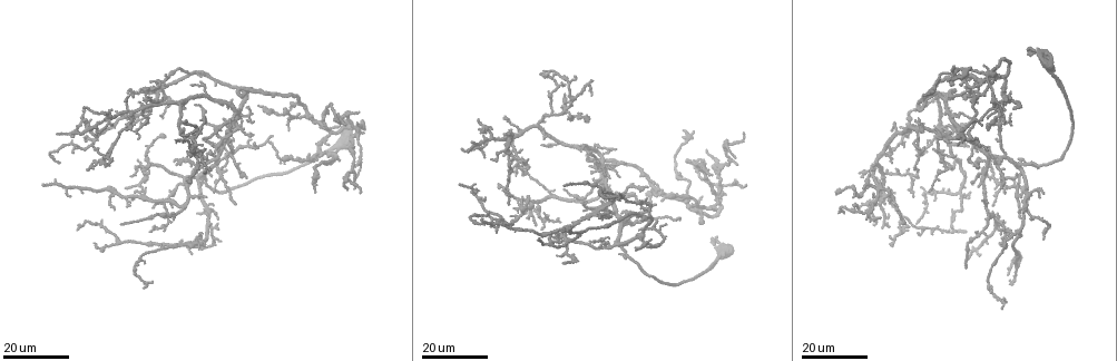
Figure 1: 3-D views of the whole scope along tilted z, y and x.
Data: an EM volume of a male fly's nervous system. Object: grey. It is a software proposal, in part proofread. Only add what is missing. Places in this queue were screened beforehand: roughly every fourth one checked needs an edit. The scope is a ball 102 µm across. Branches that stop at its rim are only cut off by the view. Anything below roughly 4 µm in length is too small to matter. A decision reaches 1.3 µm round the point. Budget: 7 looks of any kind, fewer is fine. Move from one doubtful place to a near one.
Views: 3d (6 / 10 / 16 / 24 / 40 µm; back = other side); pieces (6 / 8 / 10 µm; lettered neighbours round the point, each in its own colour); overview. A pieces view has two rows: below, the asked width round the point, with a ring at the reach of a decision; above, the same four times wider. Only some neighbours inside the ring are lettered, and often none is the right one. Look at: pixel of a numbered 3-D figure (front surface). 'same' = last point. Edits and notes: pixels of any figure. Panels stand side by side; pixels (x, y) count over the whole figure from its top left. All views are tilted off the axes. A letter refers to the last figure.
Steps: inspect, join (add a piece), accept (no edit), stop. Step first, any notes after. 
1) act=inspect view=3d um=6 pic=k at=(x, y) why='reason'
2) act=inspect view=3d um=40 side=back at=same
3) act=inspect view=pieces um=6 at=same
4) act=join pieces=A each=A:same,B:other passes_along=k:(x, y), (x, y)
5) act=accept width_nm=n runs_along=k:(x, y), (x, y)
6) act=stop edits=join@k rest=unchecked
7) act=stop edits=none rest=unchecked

act=inspect view=3d um=24 pic=1 at=(527, 220) why='an open end'

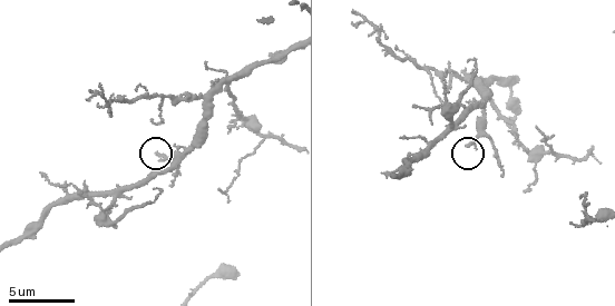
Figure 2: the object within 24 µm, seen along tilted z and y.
act=inspect view=pieces um=6 pic=2 at=(474, 148) why='see the neighbours'

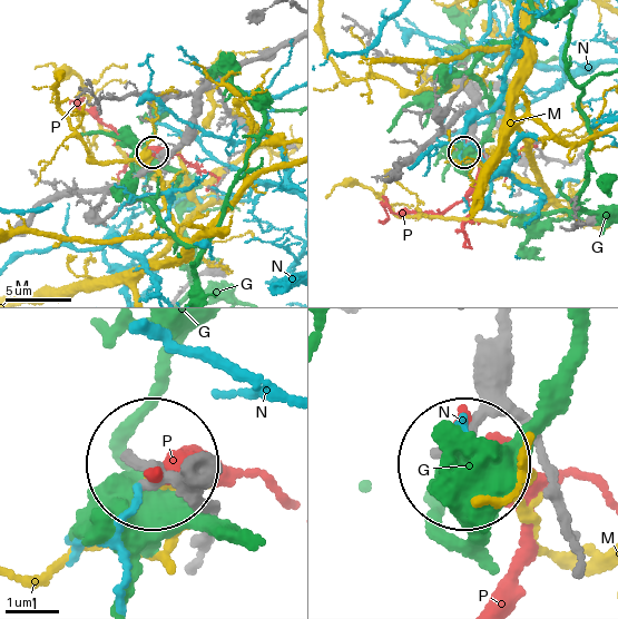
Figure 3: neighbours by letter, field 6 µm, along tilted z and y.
act=accept each=G:other,M:other,N:other,P:other found='none of them fits'

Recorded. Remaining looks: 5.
act=inspect view=3d um=16 pic=1 at=(122, 224) why='end of a long branch'

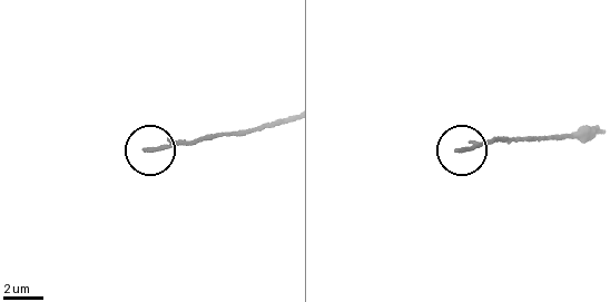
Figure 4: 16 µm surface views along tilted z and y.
act=inspect view=pieces um=10 pic=4 at=(148, 148)

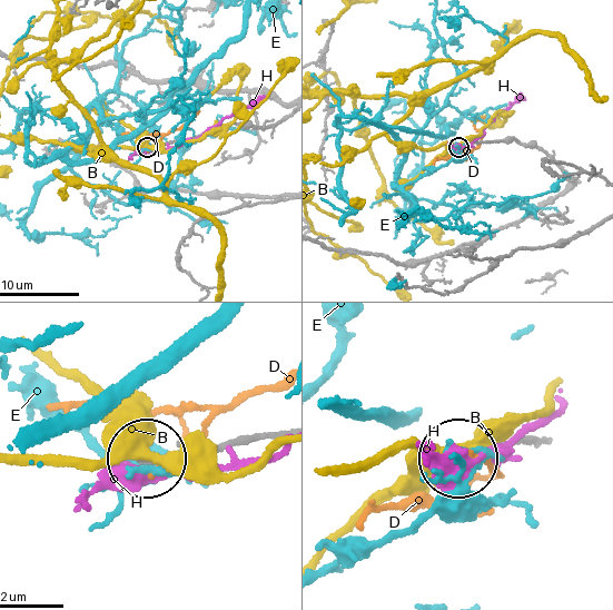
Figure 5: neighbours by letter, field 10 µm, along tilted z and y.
act=accept each=B:other,D:other,E:other,H:other runs_along=5:(278, 433), (149, 459) found='no lettered piece goes on from it'

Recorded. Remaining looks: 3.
act=inspect view=3d um=16 pic=1 at=(986, 118) why='an open end'

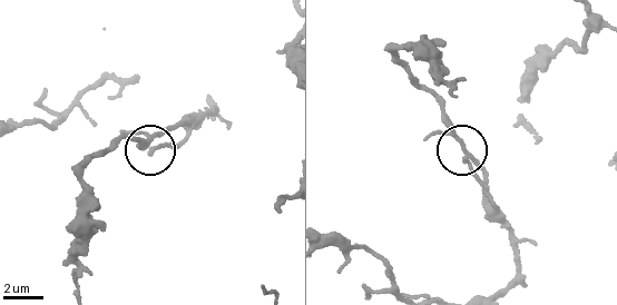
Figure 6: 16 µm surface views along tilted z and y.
act=inspect view=3d um=10 pic=6 at=(149, 152)

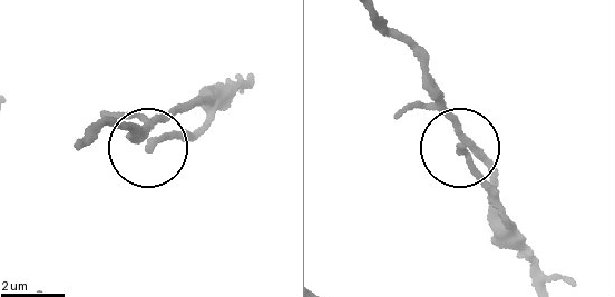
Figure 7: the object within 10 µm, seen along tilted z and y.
act=inspect view=pieces um=6 pic=7 at=(151, 144)

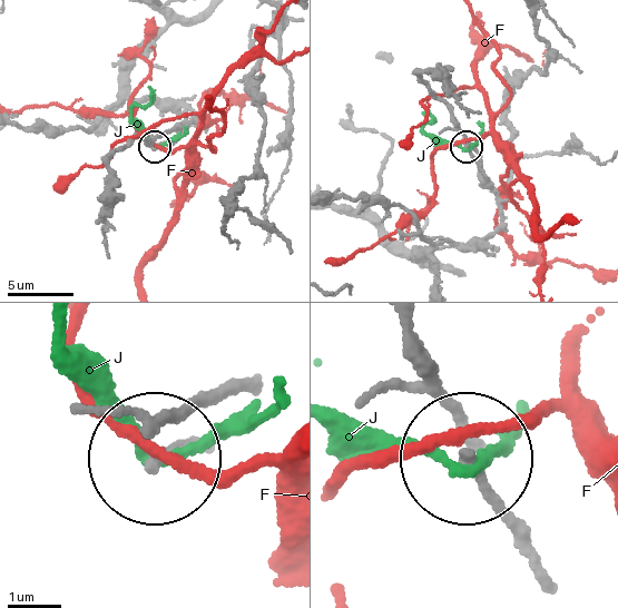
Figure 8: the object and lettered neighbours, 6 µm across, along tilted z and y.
act=accept each=F:other,J:other runs_along=8:(528, 556), (472, 468) found='no lettered piece goes on from it'

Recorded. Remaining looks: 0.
act=stop edits=none rest=unchecked

